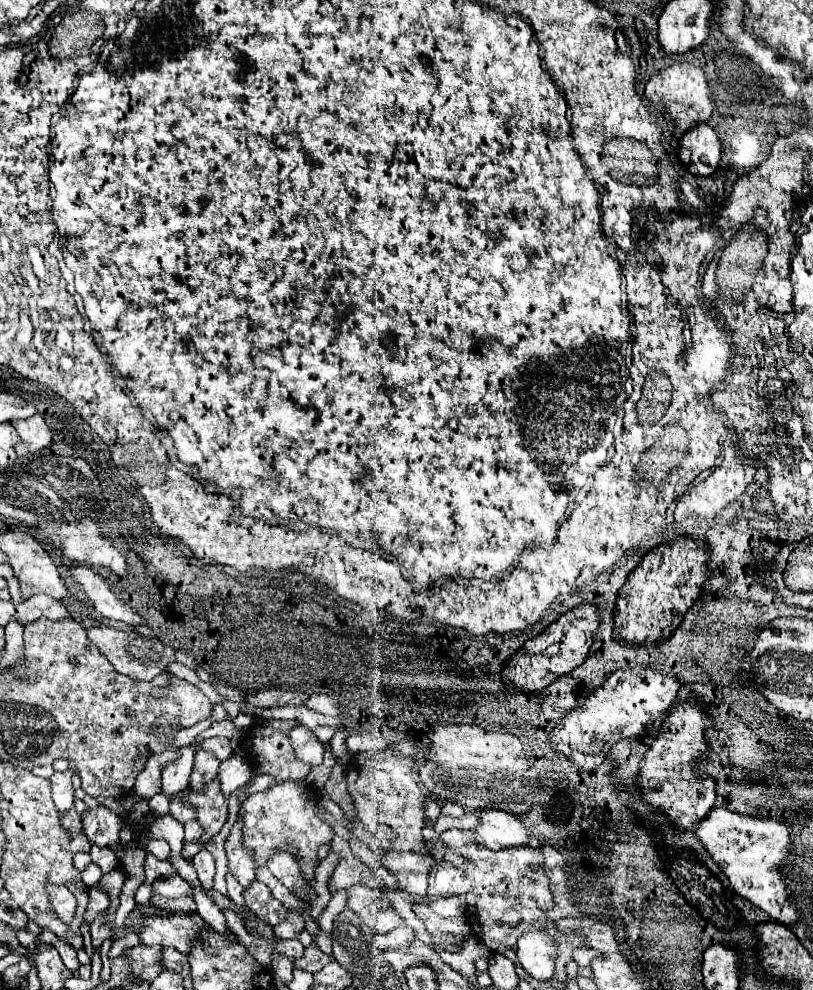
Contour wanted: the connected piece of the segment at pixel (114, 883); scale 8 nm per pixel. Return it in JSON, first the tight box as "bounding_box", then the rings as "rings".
{"bounding_box":[100,870,130,908],"rings":[[[114,870],[114,872],[110,872],[110,874],[106,874],[106,876],[102,876],[102,880],[100,880],[100,886],[102,888],[106,888],[108,892],[110,892],[110,902],[112,902],[112,908],[116,906],[116,896],[120,894],[120,888],[124,886],[124,882],[130,878],[130,874],[128,872],[124,872],[124,870]]]}

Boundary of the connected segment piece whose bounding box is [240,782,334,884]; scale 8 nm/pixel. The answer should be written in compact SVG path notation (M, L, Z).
M282 782L264 792L252 794L242 804L242 844L254 856L256 868L264 866L266 860L276 852L292 854L298 864L306 884L314 884L316 868L320 864L316 850L320 844L328 842L334 834L330 826L326 826L318 816L314 806L304 798L304 790L296 782Z

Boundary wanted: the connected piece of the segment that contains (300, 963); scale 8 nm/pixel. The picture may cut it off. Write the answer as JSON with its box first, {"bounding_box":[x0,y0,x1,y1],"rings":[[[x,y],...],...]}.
{"bounding_box":[294,944,334,972],"rings":[[[310,944],[308,948],[306,948],[306,952],[304,952],[304,956],[300,958],[300,960],[296,960],[294,964],[298,966],[298,968],[302,968],[302,970],[308,970],[308,972],[318,972],[320,968],[324,968],[326,964],[330,964],[334,958],[332,956],[328,956],[328,954],[324,954],[316,944]]]}

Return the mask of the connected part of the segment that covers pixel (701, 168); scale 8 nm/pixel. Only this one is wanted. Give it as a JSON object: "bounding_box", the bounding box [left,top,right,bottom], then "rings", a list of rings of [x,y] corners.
{"bounding_box":[680,124,722,176],"rings":[[[698,124],[694,130],[686,132],[680,144],[692,154],[688,172],[694,176],[710,176],[716,170],[722,144],[718,140],[718,134],[708,124]]]}

